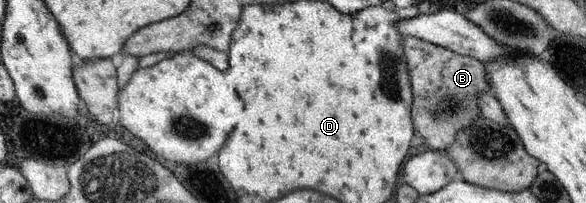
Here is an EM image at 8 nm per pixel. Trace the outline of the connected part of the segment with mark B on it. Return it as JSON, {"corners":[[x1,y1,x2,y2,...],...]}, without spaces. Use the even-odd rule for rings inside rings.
{"corners":[[414,36,403,37,403,52,412,79,414,129,432,150,446,151,458,132,466,131,482,116,477,97,490,91,485,65]]}

